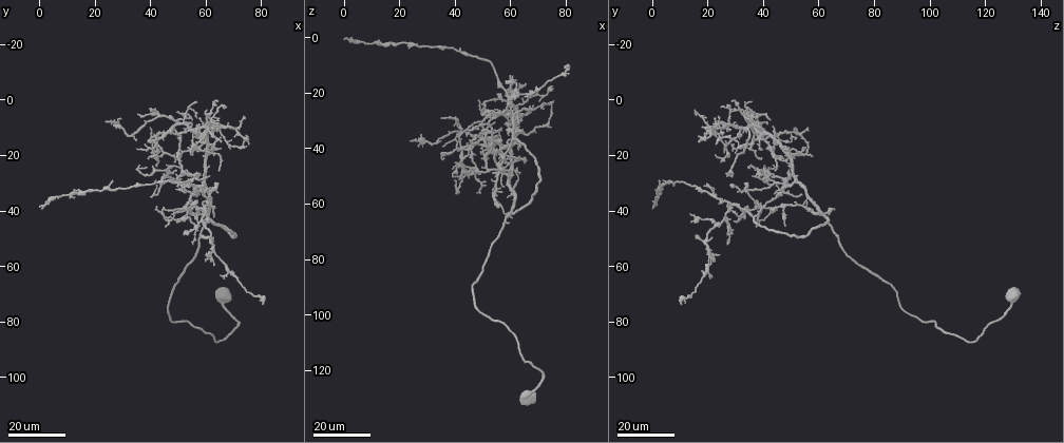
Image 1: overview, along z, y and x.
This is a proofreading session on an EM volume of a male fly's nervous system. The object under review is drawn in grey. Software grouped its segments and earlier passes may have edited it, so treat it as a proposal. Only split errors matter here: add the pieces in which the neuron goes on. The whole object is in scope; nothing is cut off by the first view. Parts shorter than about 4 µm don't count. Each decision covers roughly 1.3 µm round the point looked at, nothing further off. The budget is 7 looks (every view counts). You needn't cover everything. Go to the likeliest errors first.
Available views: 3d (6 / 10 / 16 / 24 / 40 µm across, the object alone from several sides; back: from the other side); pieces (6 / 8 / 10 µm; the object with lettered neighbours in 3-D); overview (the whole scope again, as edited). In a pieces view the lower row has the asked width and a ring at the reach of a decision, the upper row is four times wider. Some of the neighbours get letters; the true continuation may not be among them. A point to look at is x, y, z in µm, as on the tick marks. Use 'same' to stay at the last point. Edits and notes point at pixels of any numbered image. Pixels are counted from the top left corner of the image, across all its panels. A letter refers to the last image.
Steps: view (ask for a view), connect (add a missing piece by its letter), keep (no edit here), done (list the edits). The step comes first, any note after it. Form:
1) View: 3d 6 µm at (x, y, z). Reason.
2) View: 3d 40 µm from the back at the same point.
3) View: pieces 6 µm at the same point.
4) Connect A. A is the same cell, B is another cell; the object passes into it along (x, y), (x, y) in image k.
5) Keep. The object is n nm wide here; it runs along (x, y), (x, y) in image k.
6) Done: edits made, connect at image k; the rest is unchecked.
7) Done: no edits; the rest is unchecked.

View: 3d 16 µm at (57, 16, 54). Branch stops here.

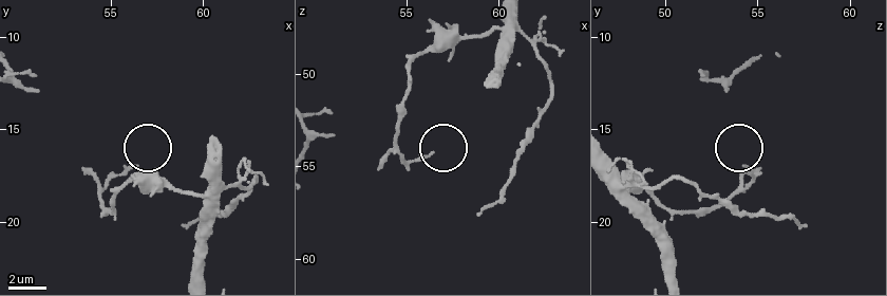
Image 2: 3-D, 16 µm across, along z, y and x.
View: pieces 6 µm at (56.3, 17.0, 54.4). See the neighbours.

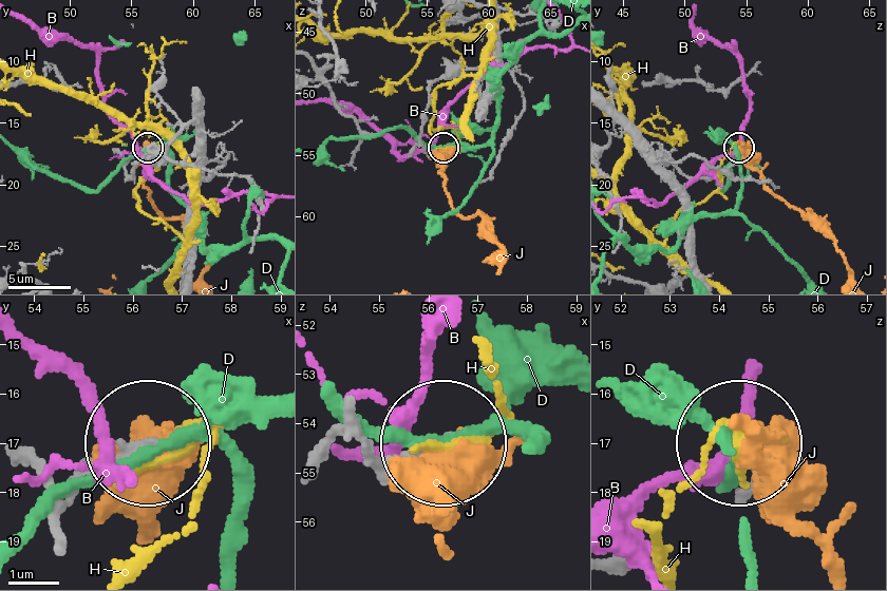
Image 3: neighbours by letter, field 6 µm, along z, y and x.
Keep. The object is 160 nm wide here; B, D, H and J are other cells; it runs along (60, 540), (73, 494), (144, 449) in image 3; none of them fits.

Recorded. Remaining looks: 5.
View: 3d 16 µm at (55, 19, 26). Free end.

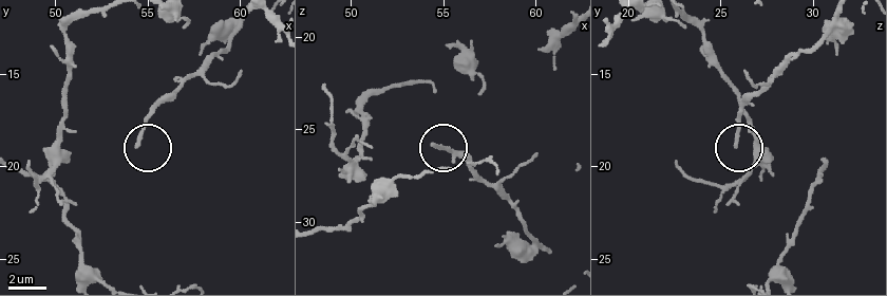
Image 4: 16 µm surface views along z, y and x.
View: pieces 6 µm at (54.5, 18.9, 25.8).

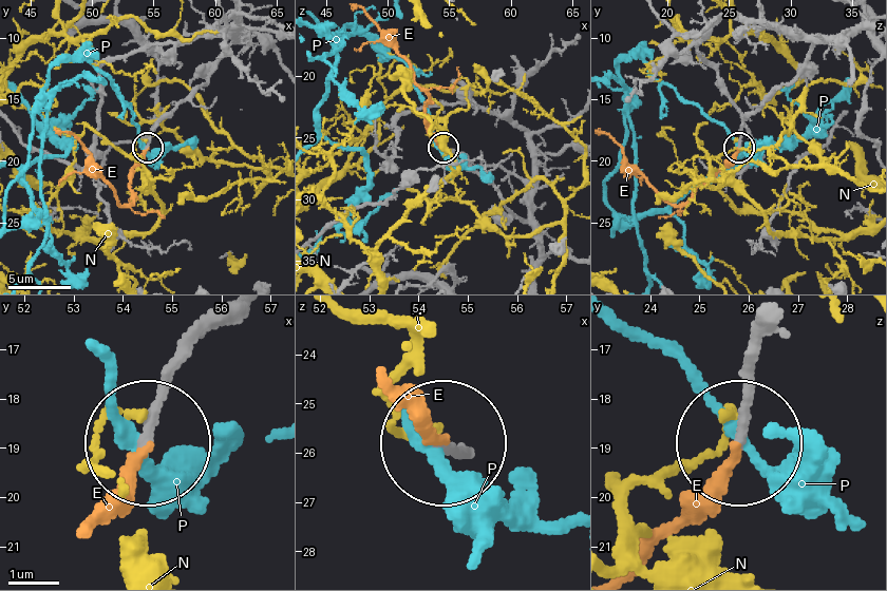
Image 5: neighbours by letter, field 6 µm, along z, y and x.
Connect E. E is the same cell, N and P are other cells; the object passes into it along (474, 458), (445, 445), (407, 395) in image 5; it goes on there.

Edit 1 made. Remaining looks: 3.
View: 3d 24 µm at (66, 14, 17).

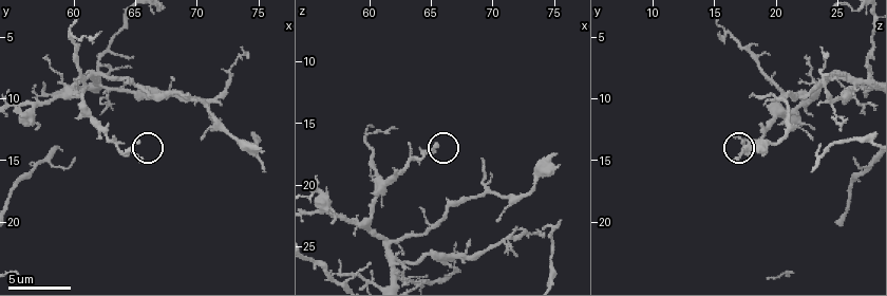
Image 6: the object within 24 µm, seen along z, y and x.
View: 3d 6 µm at (65.4, 15.2, 16.8).

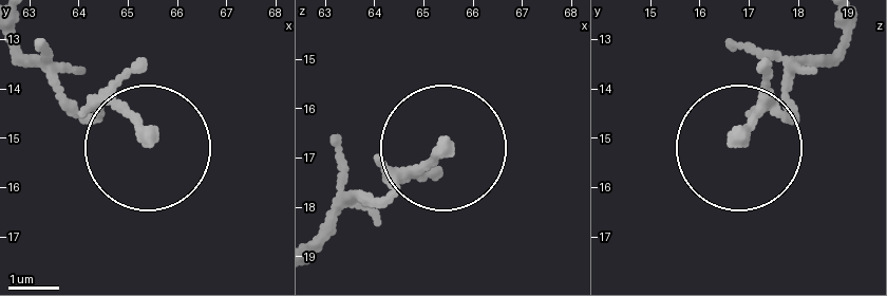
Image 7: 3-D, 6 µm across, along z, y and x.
View: pieces 8 µm at (65.45, 14.95, 16.80). See the neighbours.

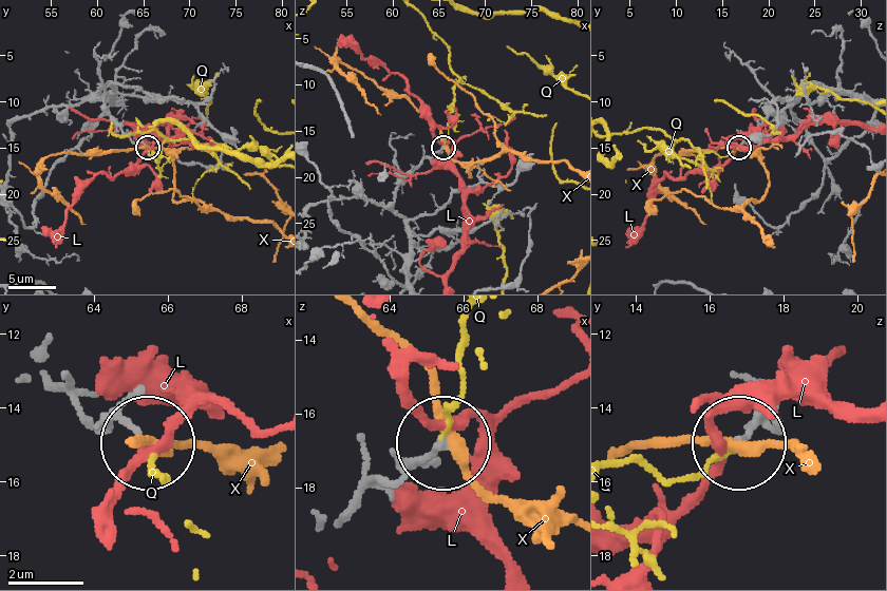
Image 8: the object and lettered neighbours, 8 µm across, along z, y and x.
Keep. L, Q and X are other cells; it runs along (342, 513), (380, 478), (444, 450) in image 8; no lettered piece goes on from it.

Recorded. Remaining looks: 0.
Done: edits made, connect at image 5; the rest is unchecked.

